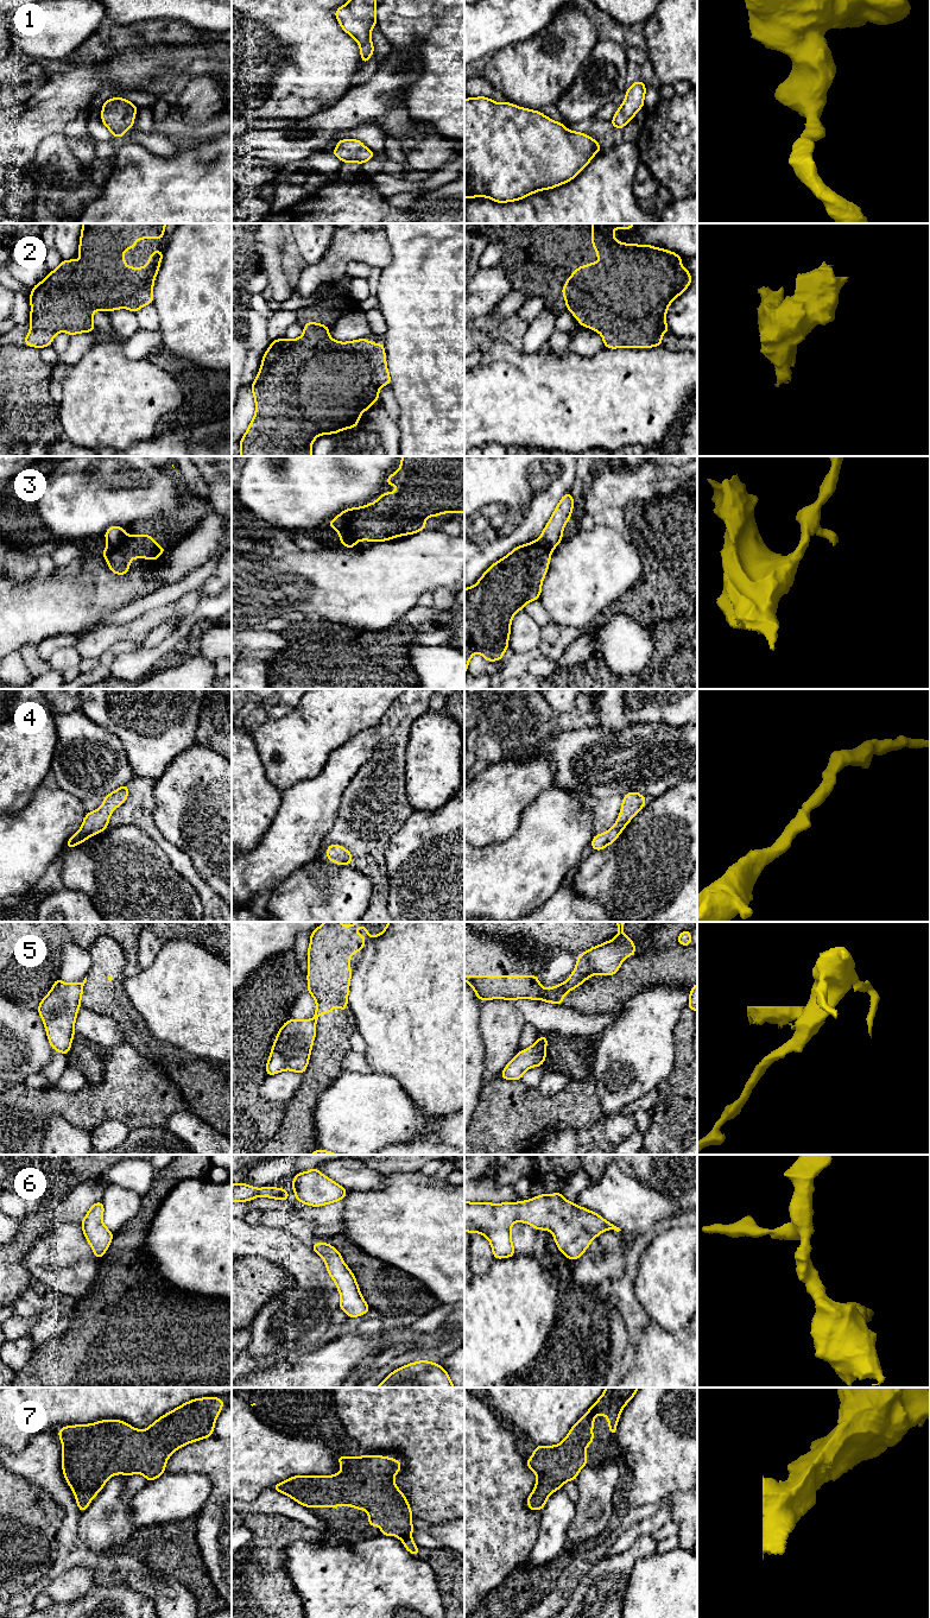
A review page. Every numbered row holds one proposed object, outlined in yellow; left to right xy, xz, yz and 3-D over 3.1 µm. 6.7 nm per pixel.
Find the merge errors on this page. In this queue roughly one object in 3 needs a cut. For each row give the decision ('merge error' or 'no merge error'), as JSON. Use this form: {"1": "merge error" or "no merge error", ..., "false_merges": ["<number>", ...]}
{"1": "no merge error", "2": "no merge error", "3": "merge error", "4": "no merge error", "5": "merge error", "6": "no merge error", "7": "no merge error", "false_merges": ["3", "5"]}

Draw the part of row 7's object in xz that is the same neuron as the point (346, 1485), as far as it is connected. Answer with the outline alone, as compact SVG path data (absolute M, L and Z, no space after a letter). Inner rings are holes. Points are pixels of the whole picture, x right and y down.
M337 1455L341 1464L341 1471L334 1475L295 1475L283 1483L273 1485L273 1489L281 1492L297 1503L310 1509L312 1505L316 1508L334 1508L334 1506L352 1506L358 1510L368 1511L368 1524L372 1527L381 1527L380 1535L397 1536L405 1546L406 1550L412 1555L418 1556L419 1548L412 1541L412 1530L415 1529L411 1518L413 1517L409 1502L403 1492L394 1484L394 1475L401 1470L401 1464L393 1458L381 1455L362 1455L358 1458Z

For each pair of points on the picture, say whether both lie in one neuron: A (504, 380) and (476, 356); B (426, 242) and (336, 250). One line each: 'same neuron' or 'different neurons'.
A: different neurons
B: different neurons

